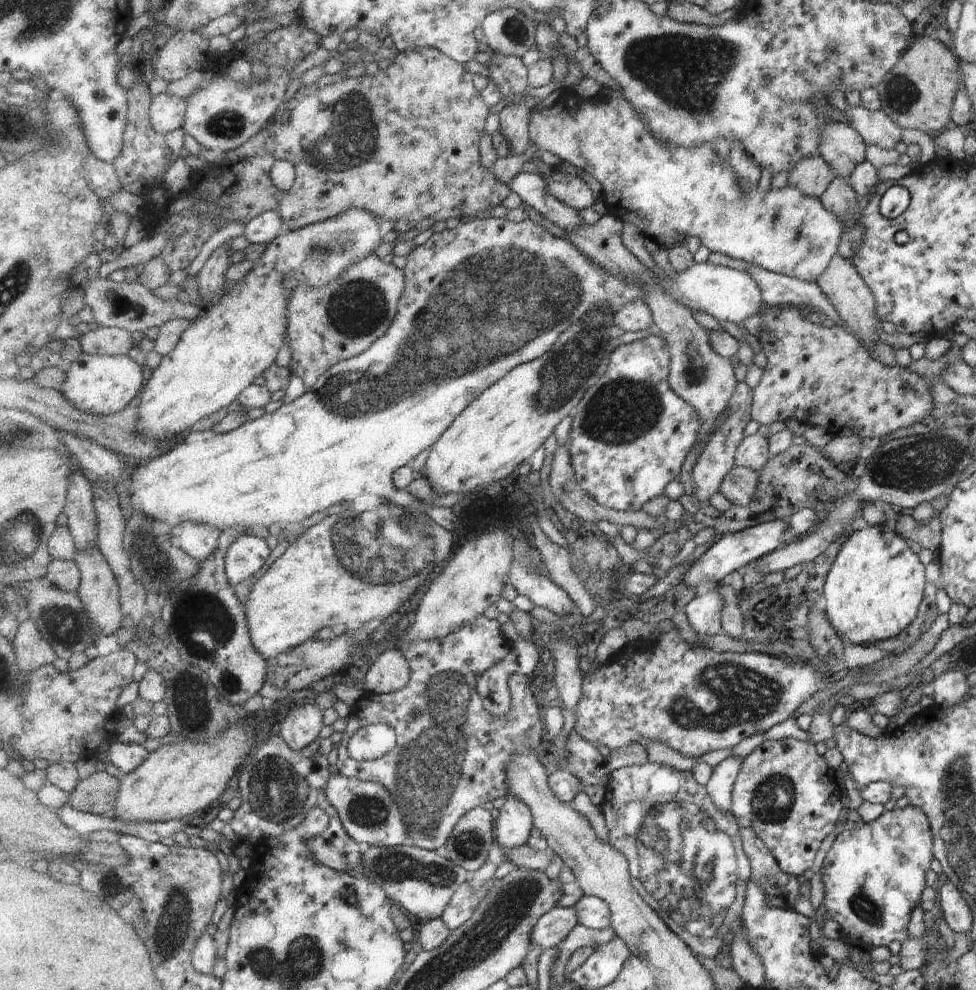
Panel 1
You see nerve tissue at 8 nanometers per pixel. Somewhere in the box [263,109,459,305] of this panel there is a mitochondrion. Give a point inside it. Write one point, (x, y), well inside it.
(338, 243)

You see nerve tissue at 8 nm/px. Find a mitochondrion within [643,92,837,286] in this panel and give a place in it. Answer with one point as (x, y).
(718, 192)

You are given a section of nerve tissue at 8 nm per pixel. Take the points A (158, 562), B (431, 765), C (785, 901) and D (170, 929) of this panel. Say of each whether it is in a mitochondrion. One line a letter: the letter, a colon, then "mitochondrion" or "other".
A: mitochondrion
B: mitochondrion
C: other
D: mitochondrion

